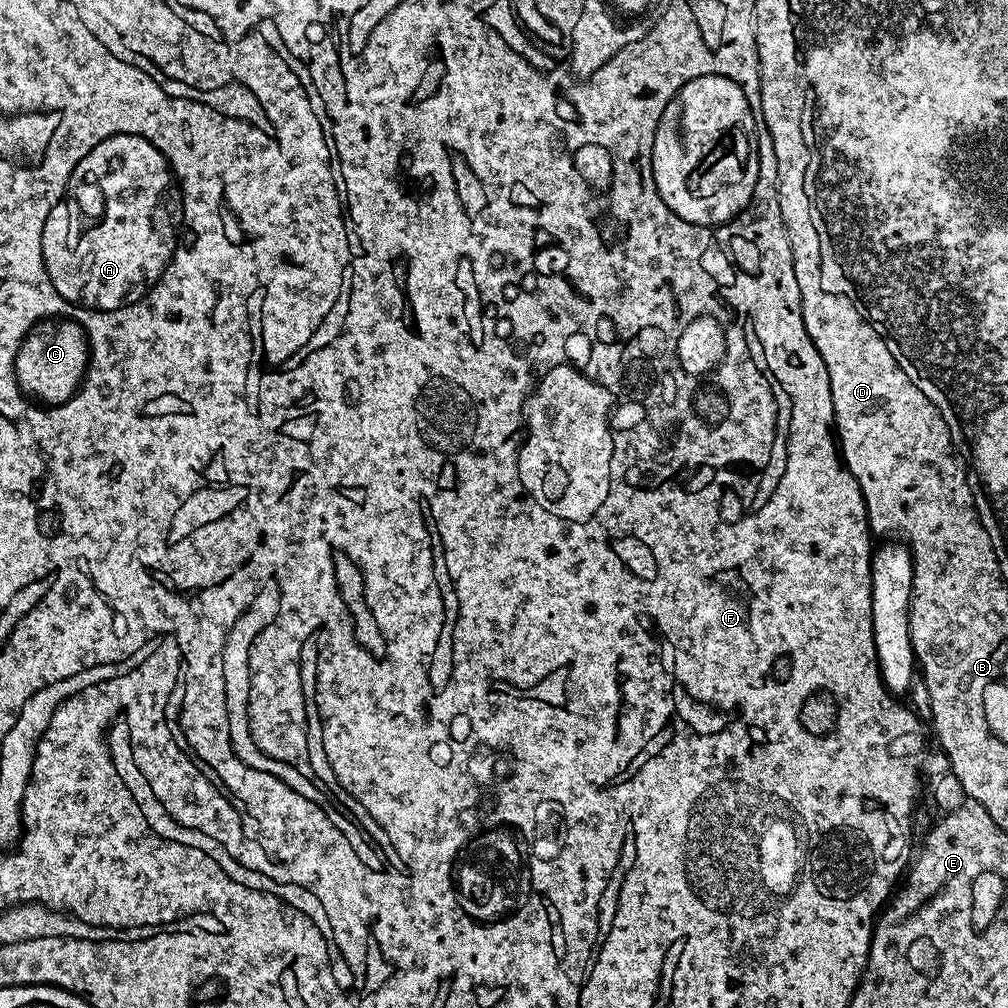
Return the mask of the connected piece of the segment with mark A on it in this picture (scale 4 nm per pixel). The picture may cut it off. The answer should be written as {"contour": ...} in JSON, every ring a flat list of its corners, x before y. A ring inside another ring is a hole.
{"contour":[[118,134,117,136,111,136,110,138,106,138,102,142,98,142,98,146,94,146,94,150,90,150,84,158,80,161,80,163,76,164,76,169,72,172,72,179,68,181,68,189,64,191,64,196,60,201,52,207,50,210,50,214,46,218,46,226,43,228,44,237,42,238,42,254,44,255,44,268,48,272,48,277,50,278,50,282,54,286,54,290,56,291,57,297,61,301,64,300,68,304,81,304,82,307,88,308,87,310,95,310,97,312,113,312,115,308,122,308,125,304,131,304,134,300,141,300,146,293,148,293,149,288,152,287,153,284,159,280,160,275,164,273,164,269,168,267,168,263,172,261,172,253,175,252,176,246,178,243,178,232,176,236,176,224,178,228,178,221,182,216,182,204,179,199,176,200,172,196,164,196,168,192,168,187,174,184,174,176,170,171,170,165,168,160,160,151,155,148,154,145,150,143,149,140,145,136,135,136,134,134]]}

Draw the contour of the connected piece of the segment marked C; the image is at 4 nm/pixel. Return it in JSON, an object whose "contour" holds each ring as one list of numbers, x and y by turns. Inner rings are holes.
{"contour":[[59,320,44,322,33,328,16,351,16,382,21,392,48,406,66,403,83,384,84,374,88,371,85,329,81,325,79,328,72,320]]}

